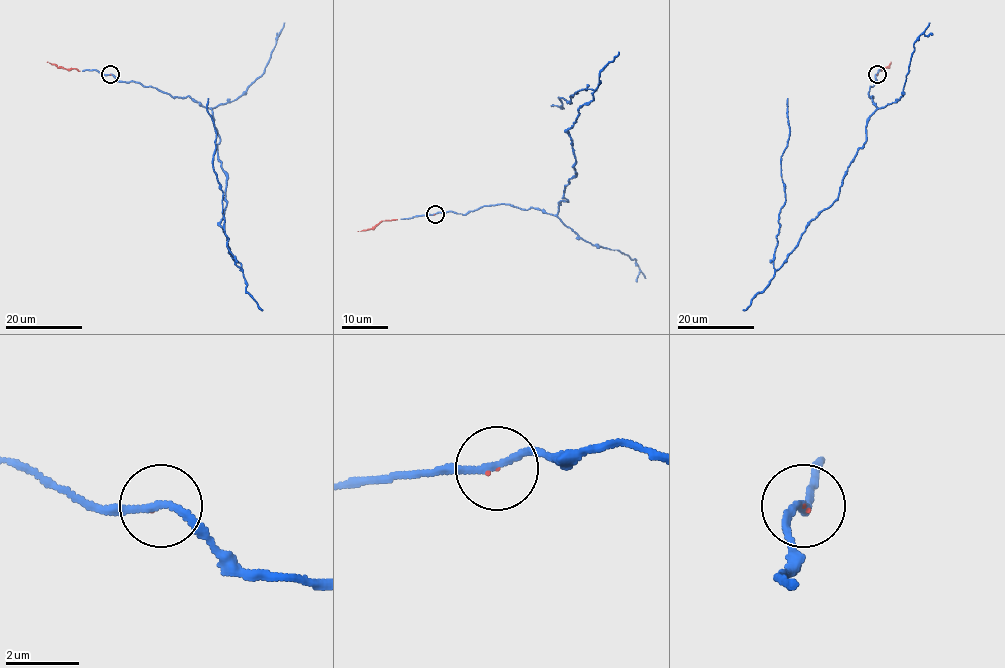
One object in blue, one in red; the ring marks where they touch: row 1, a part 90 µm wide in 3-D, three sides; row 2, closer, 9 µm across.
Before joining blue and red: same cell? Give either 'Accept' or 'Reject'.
Accept

